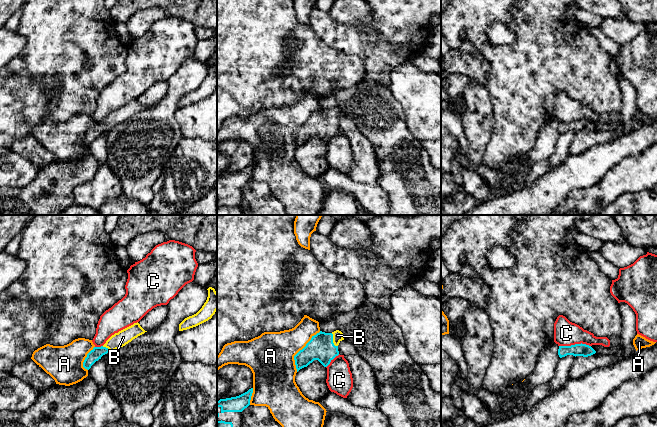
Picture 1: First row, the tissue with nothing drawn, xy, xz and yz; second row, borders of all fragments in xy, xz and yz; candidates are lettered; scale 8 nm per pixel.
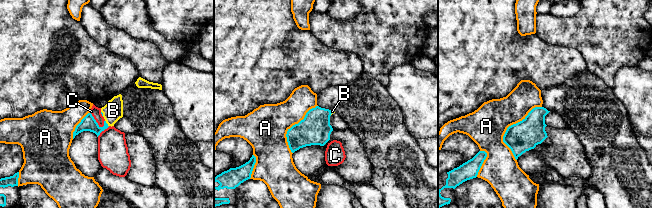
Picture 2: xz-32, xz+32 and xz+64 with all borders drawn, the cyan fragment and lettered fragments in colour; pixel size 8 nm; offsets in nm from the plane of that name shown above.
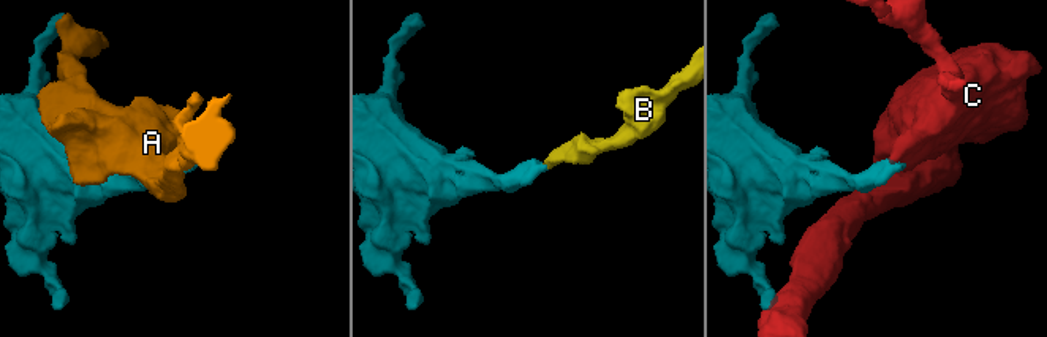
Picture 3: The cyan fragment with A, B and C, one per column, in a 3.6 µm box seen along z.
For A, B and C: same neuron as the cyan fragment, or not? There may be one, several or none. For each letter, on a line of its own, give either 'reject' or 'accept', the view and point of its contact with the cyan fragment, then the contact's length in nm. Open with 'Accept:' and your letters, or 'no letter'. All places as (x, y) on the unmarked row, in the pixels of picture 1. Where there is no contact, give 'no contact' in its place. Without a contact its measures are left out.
Accept: B
A: reject; contact xz (300, 126); length 380 nm
B: accept; contact xz (332, 116); length 120 nm
C: reject; contact yz (575, 120); length 260 nm

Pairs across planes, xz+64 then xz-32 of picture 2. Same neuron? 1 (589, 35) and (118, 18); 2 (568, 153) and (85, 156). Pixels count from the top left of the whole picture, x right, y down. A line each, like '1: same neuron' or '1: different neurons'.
1: different neurons
2: different neurons

